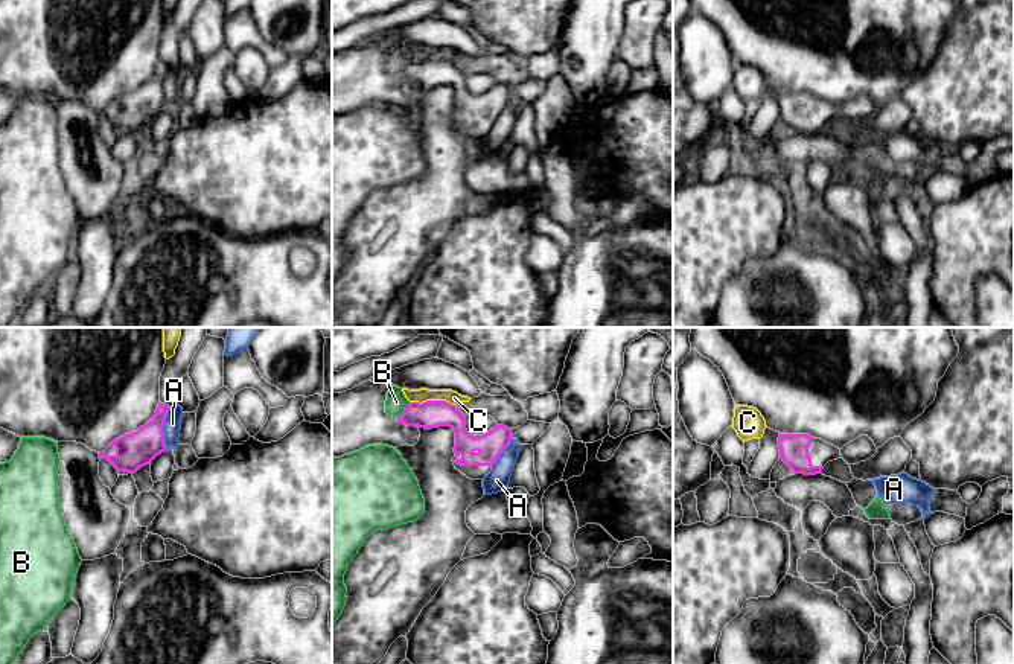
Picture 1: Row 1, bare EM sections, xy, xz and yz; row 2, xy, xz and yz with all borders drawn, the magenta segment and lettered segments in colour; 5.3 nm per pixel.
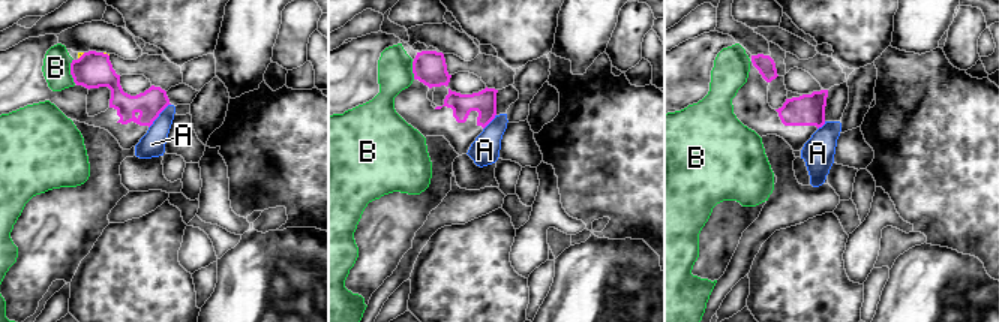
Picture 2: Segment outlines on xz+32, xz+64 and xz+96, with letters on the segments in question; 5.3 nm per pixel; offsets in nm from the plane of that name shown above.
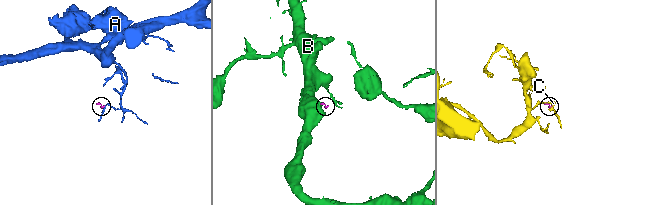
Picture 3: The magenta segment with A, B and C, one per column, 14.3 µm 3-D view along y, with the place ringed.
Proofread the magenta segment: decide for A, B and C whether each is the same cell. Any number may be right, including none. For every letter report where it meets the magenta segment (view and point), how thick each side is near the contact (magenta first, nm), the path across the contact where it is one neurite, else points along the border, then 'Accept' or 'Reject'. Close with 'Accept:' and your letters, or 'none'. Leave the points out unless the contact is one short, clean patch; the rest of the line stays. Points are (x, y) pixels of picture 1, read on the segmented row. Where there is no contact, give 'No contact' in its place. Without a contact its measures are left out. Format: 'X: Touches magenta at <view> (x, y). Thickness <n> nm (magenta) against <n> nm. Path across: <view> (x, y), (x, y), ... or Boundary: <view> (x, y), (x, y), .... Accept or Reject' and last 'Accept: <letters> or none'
A: Touches magenta at xy (162, 428). Thickness 190 nm (magenta) against 100 nm. Boundary: xy (171, 407), (163, 425), (166, 450). Reject
B: Touches magenta at xz (404, 411). Thickness 150 nm (magenta) against 120 nm. Boundary: xz (411, 402), (398, 419). Reject
C: Touches magenta at xz (433, 401). Thickness 150 nm (magenta) against 70 nm. Boundary: xz (411, 401), (448, 401), (454, 405). Reject
Accept: none

